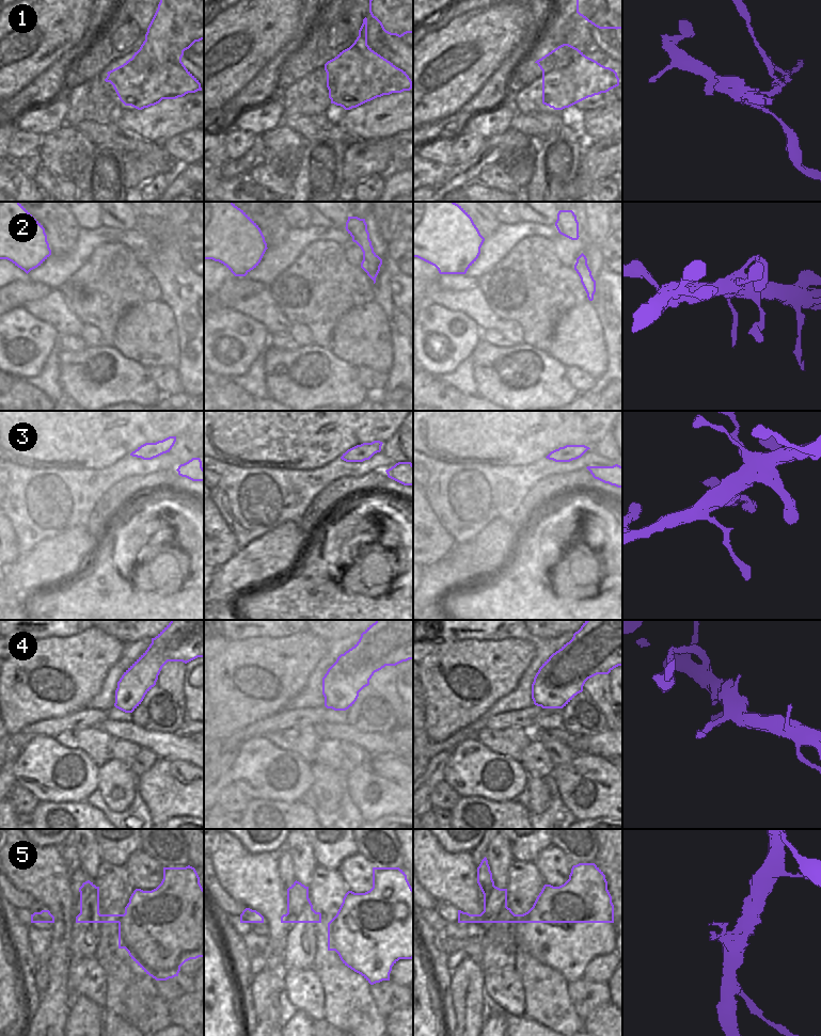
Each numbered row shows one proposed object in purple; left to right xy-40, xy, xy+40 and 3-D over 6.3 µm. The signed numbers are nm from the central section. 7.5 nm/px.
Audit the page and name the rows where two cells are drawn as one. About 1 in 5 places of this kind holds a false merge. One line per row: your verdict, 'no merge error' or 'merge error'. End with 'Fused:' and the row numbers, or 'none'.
1: merge error
2: no merge error
3: merge error
4: no merge error
5: no merge error
Fused: 1, 3

